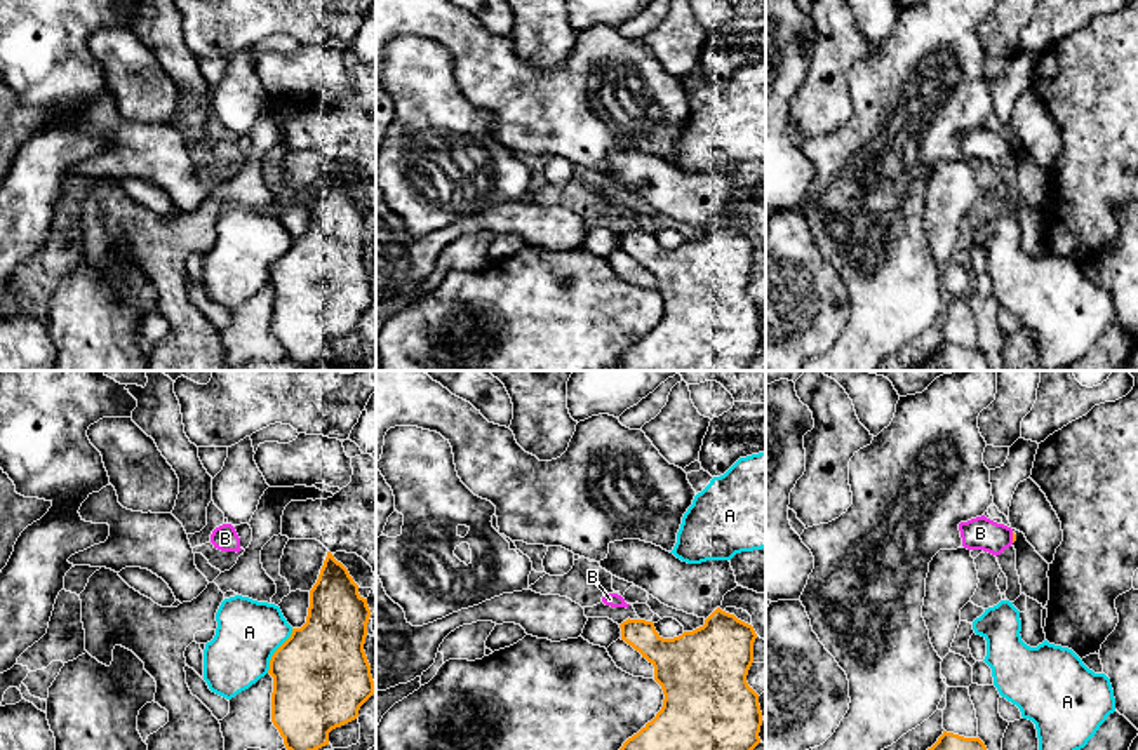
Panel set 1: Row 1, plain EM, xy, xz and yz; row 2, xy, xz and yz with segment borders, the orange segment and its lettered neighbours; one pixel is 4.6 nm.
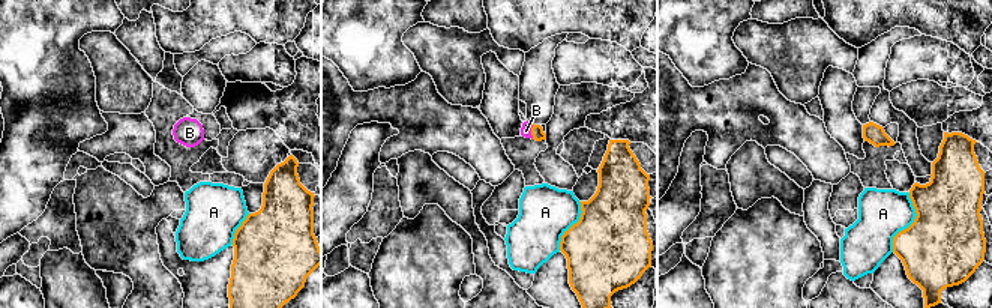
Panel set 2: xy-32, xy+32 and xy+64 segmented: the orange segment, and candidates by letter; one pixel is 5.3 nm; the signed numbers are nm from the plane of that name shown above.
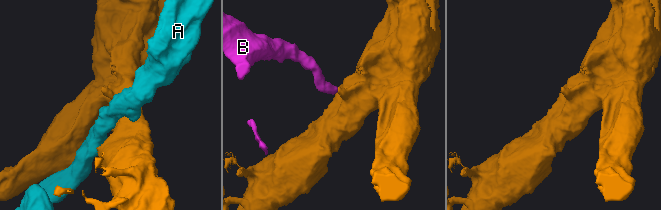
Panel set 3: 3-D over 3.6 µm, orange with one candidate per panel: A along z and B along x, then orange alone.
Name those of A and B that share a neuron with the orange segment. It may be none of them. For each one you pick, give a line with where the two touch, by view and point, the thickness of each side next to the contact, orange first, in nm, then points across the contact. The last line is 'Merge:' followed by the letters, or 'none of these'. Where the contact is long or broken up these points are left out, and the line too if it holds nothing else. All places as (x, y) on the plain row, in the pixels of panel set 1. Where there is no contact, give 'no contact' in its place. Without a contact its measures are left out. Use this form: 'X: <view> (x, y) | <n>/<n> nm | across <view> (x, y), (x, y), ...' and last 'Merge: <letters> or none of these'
B: yz (1013, 148) | 20/150 nm | across yz (1013, 143), (1013, 148), (992, 148), (980, 143)
Merge: B

